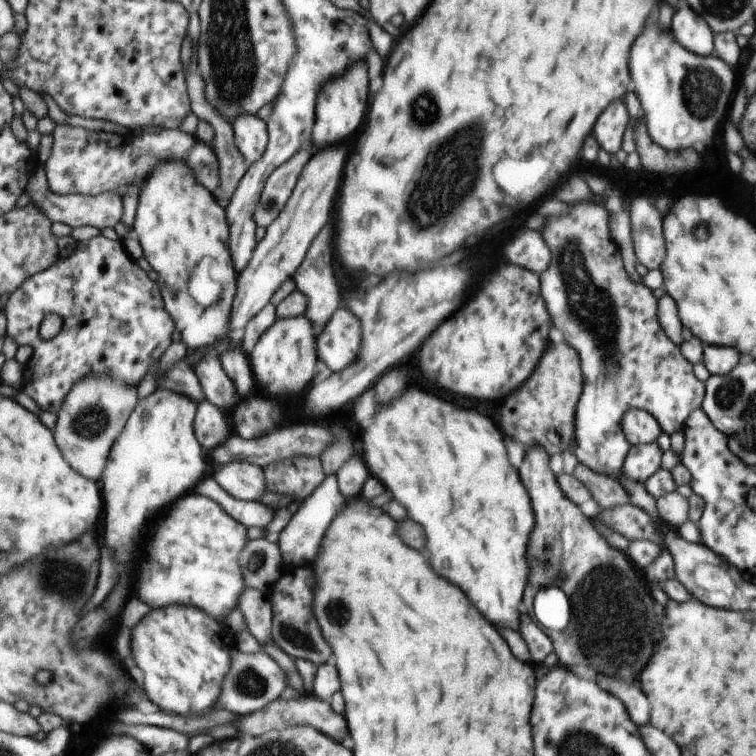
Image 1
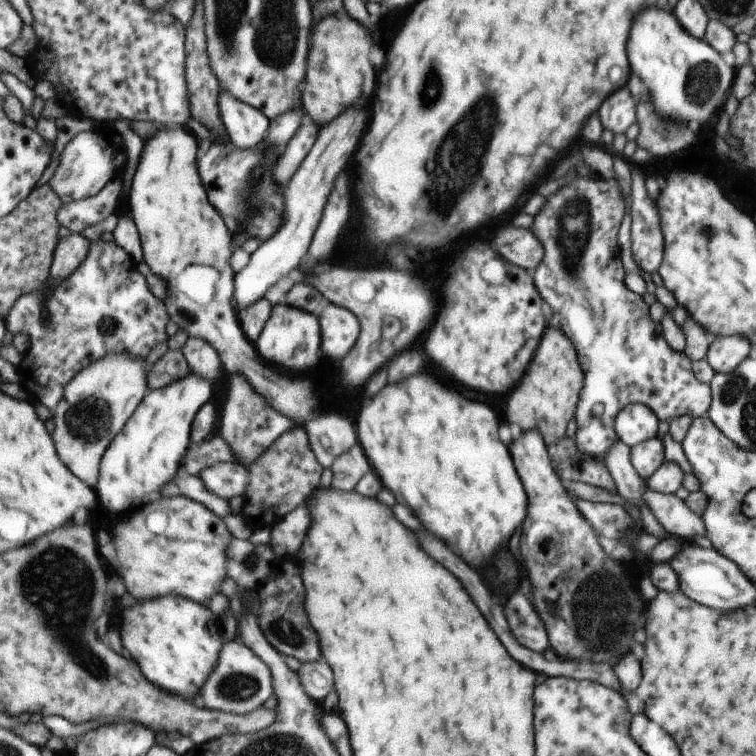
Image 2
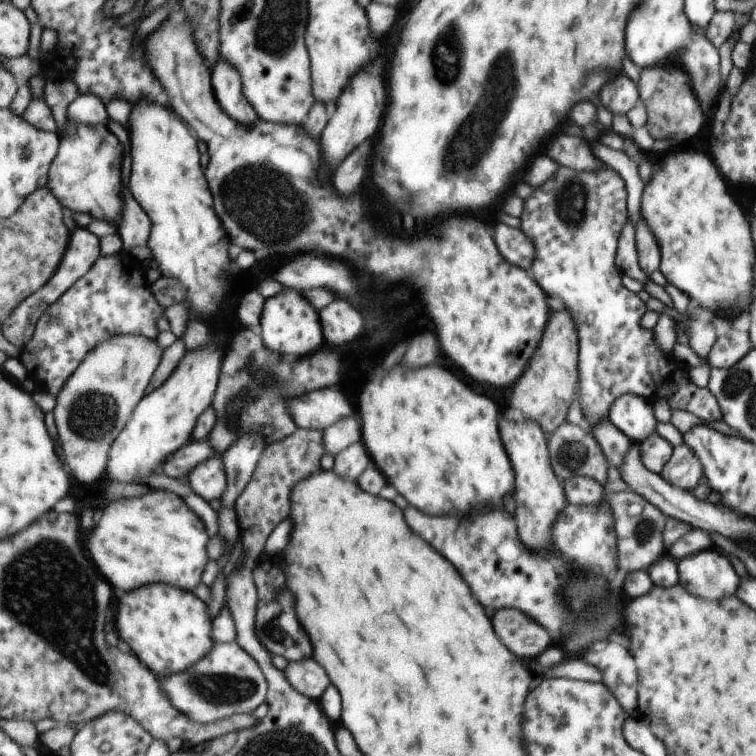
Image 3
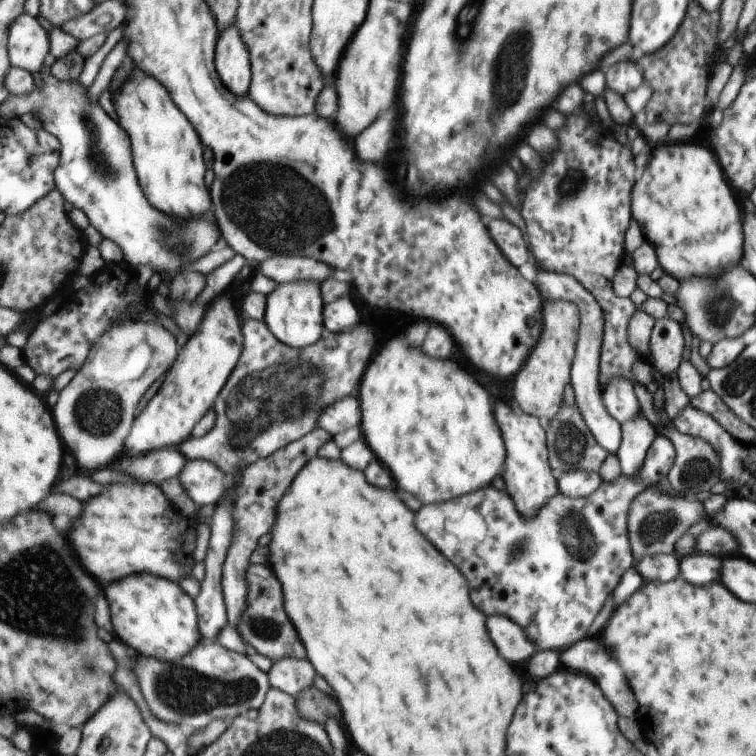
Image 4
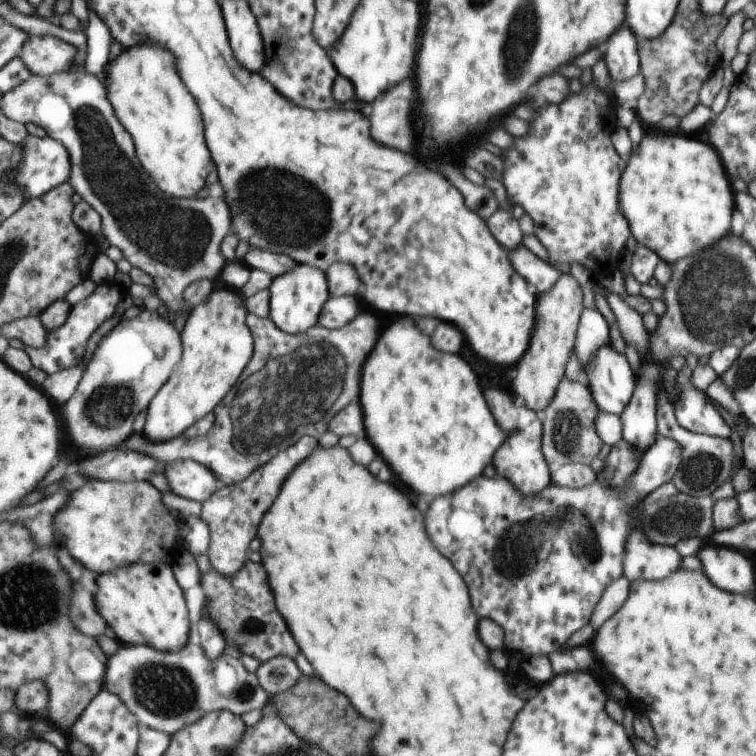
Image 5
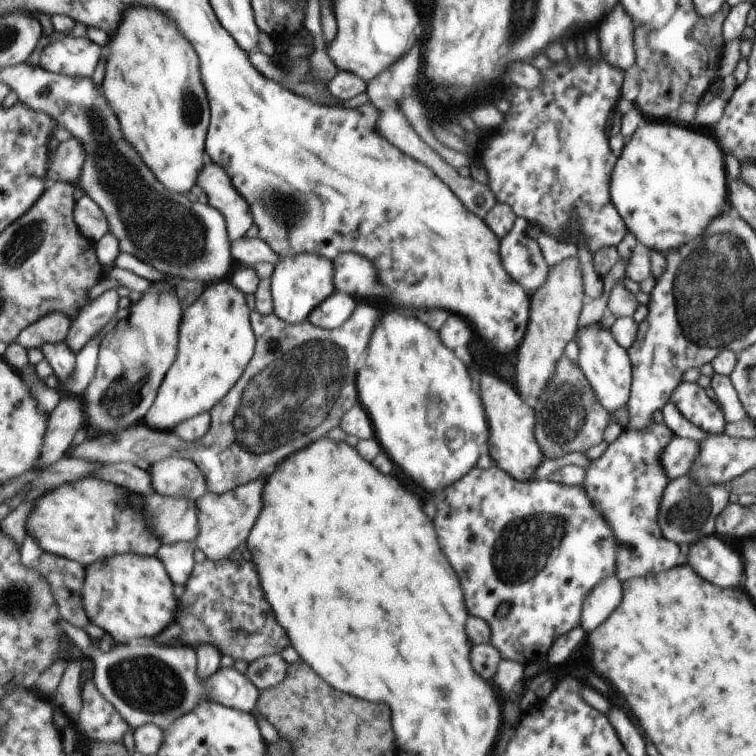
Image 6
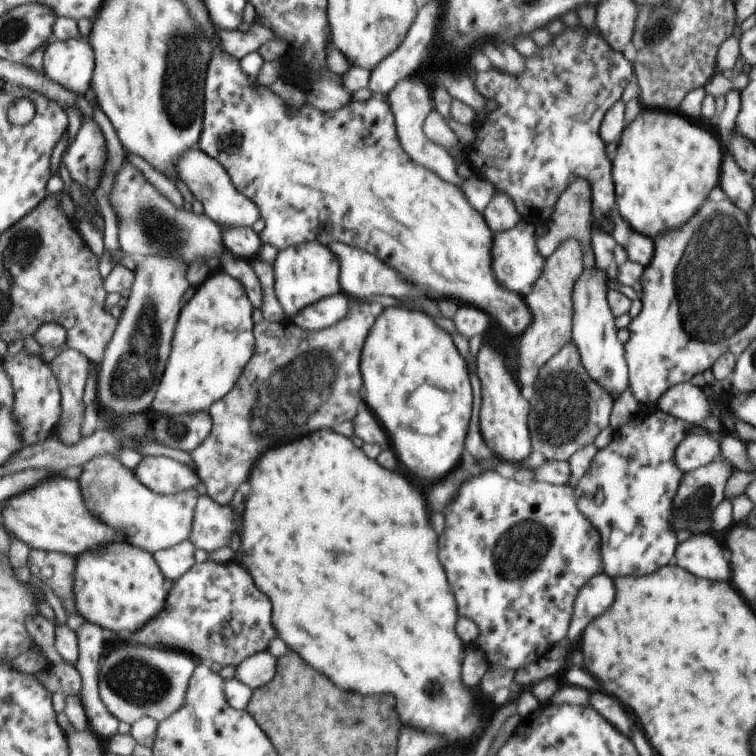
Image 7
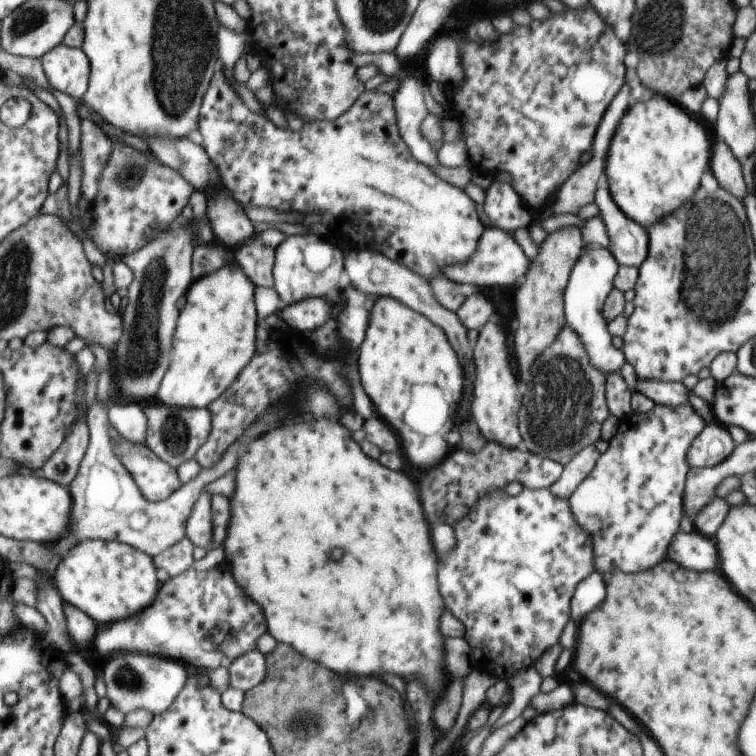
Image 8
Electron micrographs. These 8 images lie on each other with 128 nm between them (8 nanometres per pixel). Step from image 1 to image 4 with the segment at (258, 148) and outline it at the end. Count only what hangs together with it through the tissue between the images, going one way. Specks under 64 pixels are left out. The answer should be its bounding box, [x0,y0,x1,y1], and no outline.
[217,23,253,94]

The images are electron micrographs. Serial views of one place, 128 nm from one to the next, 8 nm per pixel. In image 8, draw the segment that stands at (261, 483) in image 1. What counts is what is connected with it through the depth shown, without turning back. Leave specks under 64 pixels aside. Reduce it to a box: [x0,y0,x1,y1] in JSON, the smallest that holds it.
[113,434,184,501]

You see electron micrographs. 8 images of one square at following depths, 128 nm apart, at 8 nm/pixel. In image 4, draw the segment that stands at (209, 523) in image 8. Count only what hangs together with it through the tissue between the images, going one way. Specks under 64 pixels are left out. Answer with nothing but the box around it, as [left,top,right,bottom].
[223,428,332,626]

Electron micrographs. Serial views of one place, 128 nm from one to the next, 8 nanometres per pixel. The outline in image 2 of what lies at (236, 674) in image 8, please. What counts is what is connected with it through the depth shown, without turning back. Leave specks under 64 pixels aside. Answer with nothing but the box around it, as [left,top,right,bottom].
[298,662,334,704]

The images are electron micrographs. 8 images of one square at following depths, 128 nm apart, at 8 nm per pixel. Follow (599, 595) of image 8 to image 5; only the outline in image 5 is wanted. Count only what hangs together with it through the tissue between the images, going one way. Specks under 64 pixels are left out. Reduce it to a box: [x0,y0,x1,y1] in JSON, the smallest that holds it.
[591,576,630,630]

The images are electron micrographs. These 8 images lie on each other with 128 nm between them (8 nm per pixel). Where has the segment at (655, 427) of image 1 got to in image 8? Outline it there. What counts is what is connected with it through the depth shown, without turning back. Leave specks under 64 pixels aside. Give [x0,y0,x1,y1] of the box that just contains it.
[564,245,627,374]

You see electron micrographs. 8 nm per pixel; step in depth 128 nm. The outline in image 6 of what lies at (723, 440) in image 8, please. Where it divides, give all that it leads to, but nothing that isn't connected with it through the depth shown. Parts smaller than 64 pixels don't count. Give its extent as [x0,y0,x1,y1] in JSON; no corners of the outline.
[661,437,699,480]

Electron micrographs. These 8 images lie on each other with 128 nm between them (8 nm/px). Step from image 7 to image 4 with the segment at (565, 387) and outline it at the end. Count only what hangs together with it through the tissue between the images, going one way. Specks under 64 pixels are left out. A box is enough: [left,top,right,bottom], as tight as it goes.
[546,404,610,473]

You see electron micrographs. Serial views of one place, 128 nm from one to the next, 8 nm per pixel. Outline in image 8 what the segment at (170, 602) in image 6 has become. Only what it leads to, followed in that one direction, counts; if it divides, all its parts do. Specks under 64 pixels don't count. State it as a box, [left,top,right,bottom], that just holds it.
[54,541,162,625]

